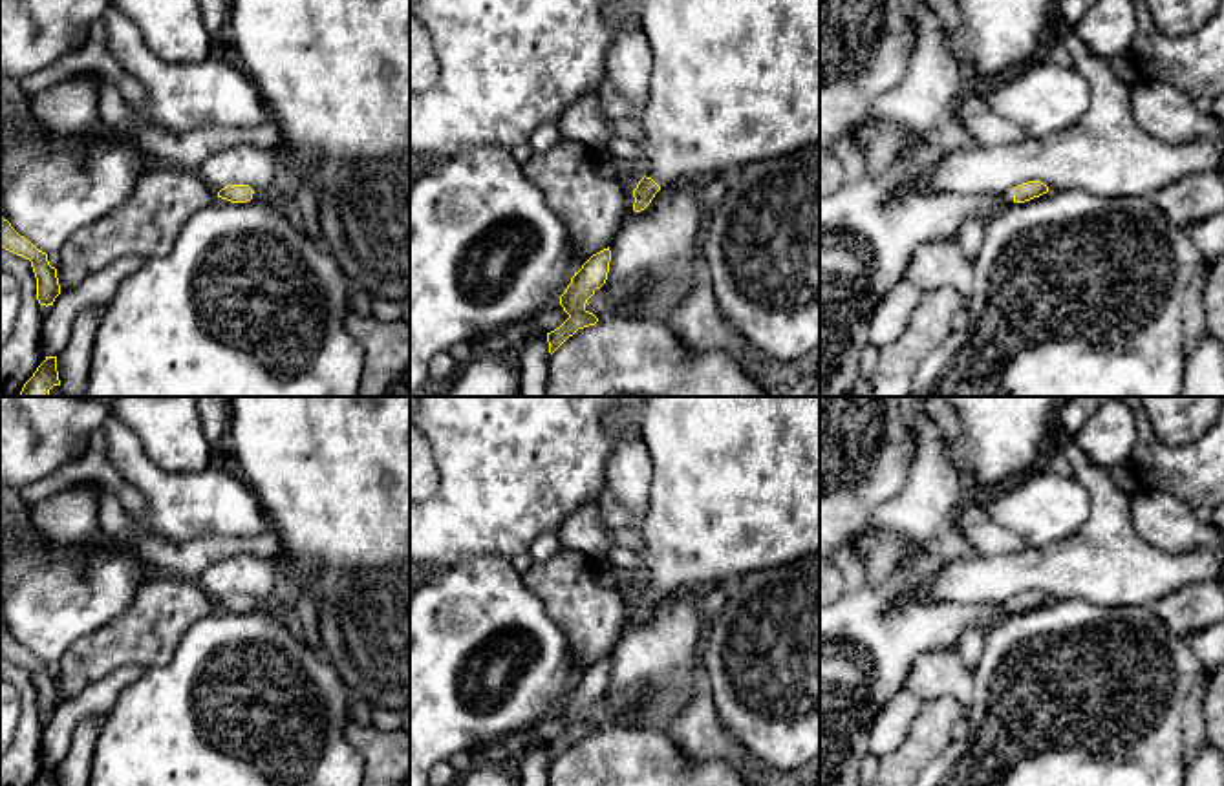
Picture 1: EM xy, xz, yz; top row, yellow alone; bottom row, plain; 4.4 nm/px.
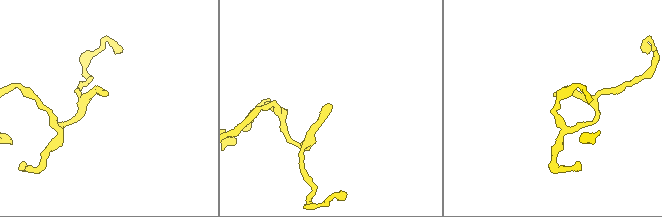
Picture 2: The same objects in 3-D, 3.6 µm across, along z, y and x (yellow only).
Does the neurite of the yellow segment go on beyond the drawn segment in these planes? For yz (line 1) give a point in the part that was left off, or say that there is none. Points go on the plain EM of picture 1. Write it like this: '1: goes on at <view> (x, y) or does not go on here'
1: goes on at yz (868, 646)

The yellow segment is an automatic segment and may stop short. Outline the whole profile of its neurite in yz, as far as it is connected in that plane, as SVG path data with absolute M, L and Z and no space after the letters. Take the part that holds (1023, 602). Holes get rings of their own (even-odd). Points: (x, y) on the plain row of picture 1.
M917 408L917 453L900 494L880 505L869 530L886 530L904 537L920 556L897 568L880 585L867 581L865 558L843 545L831 561L843 576L843 594L832 605L820 607L820 786L860 786L864 759L871 753L869 735L884 704L907 687L911 669L922 653L955 649L964 629L988 631L1012 612L1025 612L1048 601L1041 590L1028 590L992 605L955 601L922 601L895 605L895 600L917 585L929 585L957 559L977 559L968 543L966 523L959 519L961 475L948 457L940 428Z

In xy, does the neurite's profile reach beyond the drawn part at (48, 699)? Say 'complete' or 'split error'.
complete

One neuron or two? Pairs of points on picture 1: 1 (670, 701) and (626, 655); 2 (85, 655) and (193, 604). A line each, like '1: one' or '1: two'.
1: one
2: one

